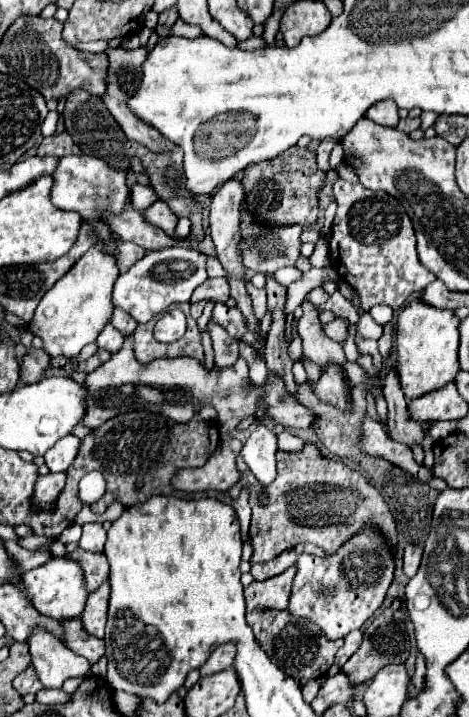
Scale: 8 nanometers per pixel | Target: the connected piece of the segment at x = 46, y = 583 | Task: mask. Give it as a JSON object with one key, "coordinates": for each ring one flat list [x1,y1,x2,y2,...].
{"coordinates":[[68,556,64,558,52,558,50,562,46,562,40,568,34,568,30,572,22,574,22,584,32,600,32,606,48,618,56,618,56,620,72,620,78,618,82,614,82,608,86,604,86,586,84,586,84,572,78,566,78,562,70,560]]}

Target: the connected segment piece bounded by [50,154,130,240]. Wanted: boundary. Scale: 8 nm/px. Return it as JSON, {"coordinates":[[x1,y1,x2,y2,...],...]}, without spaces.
{"coordinates":[[86,154,80,156,66,156,58,160,58,166,52,174,54,178,54,186,50,190,50,200,56,208,72,208,76,210,86,222,90,222,100,238,110,240,112,232,108,230,108,226,104,222,98,220,98,210,102,208,112,208,114,202,128,202,130,196,130,188,126,184,126,172,118,172,114,168,110,168,104,160,100,158,92,158]]}

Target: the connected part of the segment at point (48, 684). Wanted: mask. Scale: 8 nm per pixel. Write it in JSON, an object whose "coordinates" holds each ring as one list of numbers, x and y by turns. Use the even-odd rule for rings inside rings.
{"coordinates":[[38,628,28,640,32,666,44,688,62,688,62,682,70,676,84,676,90,670,90,662,62,642,58,642,50,632]]}

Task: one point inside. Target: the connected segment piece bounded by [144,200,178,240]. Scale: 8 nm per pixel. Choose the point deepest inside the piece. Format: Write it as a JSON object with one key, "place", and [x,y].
{"place":[159,215]}

